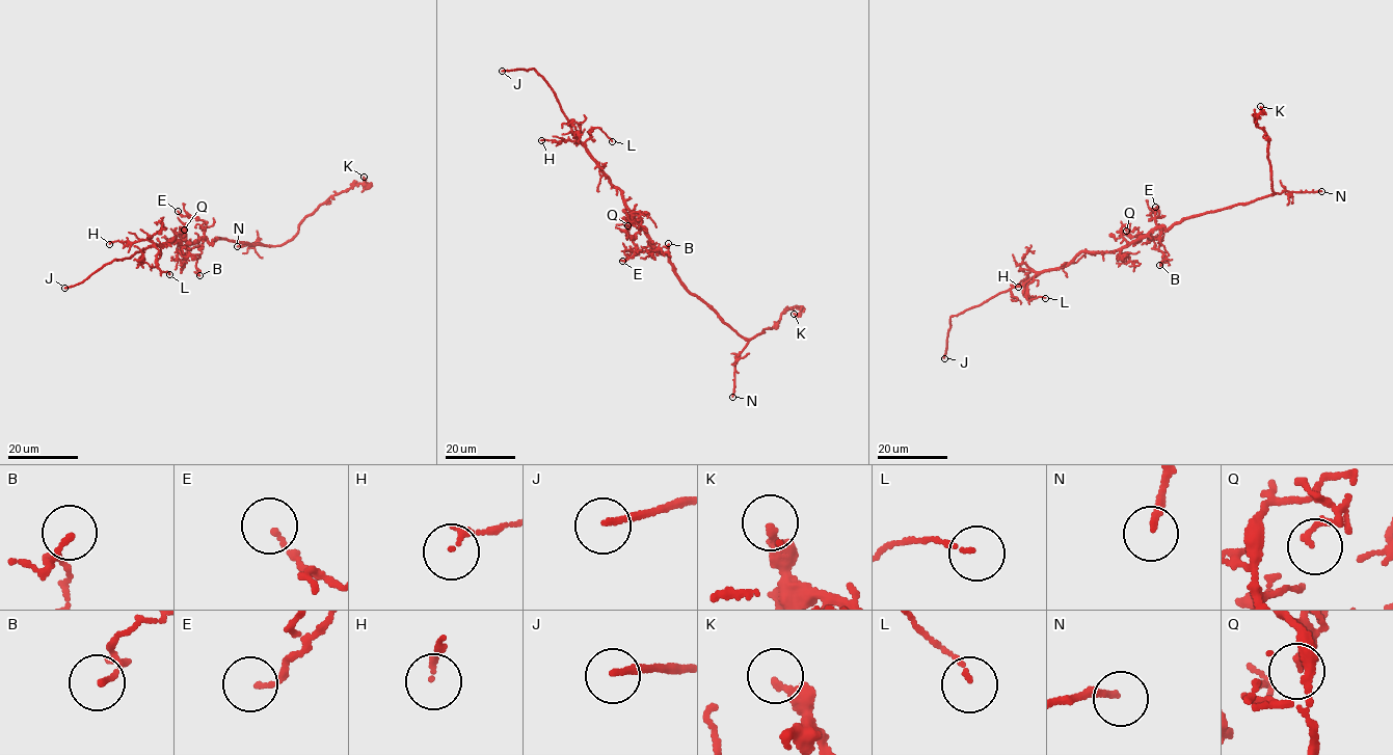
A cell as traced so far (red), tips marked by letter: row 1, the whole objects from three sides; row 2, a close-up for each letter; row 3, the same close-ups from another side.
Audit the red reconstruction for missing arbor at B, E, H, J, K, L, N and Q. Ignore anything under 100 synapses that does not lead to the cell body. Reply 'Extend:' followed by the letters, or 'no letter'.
Extend: J

